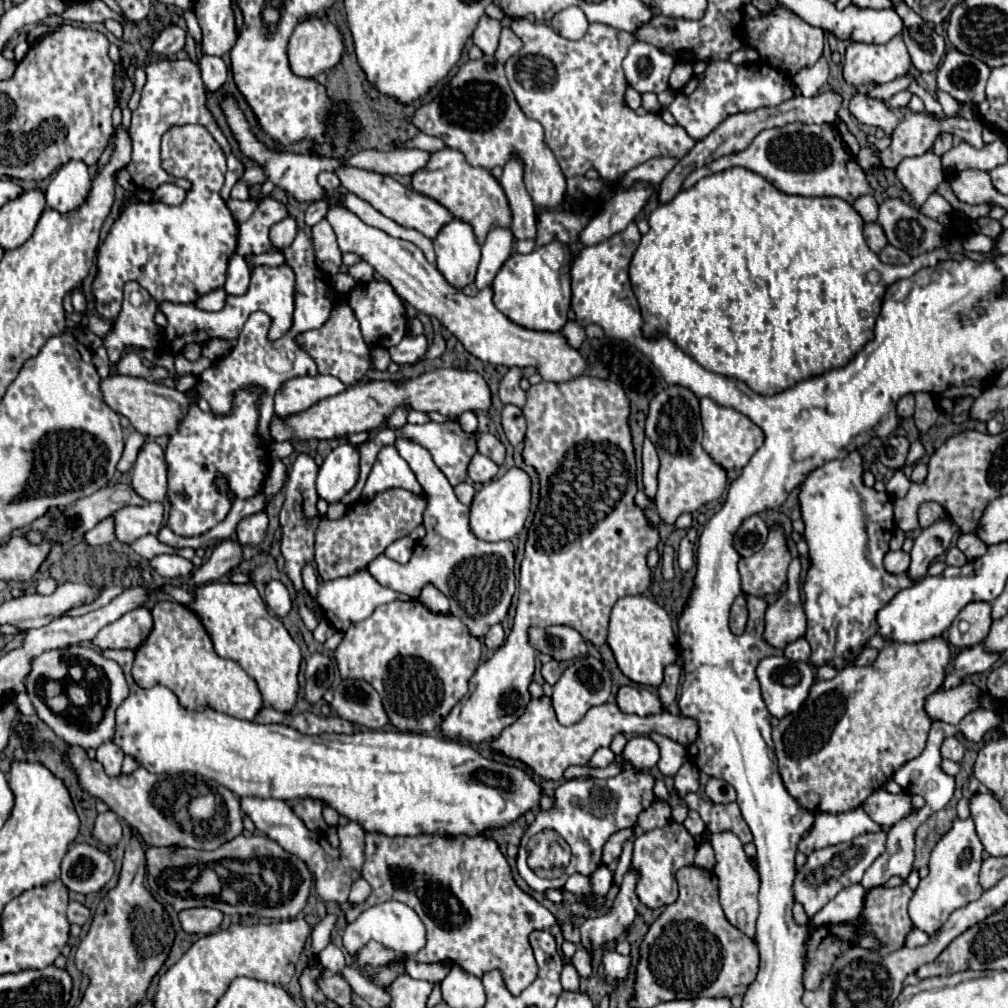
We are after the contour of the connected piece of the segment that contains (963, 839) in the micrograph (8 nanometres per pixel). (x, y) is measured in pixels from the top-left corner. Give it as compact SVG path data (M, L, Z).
M956 819L952 829L938 841L930 855L930 873L926 879L920 881L918 889L914 891L914 897L910 901L908 913L914 923L914 927L926 931L928 935L934 935L950 917L952 911L968 905L970 901L976 901L984 889L980 887L978 873L982 863L982 843L976 835L974 819Z

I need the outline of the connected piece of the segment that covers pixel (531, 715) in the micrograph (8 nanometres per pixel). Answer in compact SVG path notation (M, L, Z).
M544 697L544 699L532 699L526 713L514 725L504 729L500 733L500 737L492 743L492 747L502 751L508 757L524 761L528 767L534 769L534 773L538 773L546 779L558 781L570 765L586 765L592 759L596 749L610 747L610 741L616 733L648 735L652 731L656 731L672 741L678 741L684 747L692 745L698 735L696 719L688 719L684 715L672 715L668 711L664 711L660 715L648 715L648 717L628 715L628 713L620 711L620 707L614 701L608 701L600 707L592 707L580 723L564 727L558 723L554 709L550 705L550 699Z

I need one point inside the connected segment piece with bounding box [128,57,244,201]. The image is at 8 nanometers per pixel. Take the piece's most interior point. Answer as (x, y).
(174, 94)

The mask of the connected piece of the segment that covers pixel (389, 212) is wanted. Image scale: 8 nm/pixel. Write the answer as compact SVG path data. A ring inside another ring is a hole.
M342 167L342 169L336 171L336 175L340 177L342 187L352 191L360 199L366 199L374 209L378 209L382 215L390 217L398 225L402 225L406 229L420 231L430 241L434 241L436 235L440 233L440 227L444 227L444 223L448 223L448 219L452 219L452 215L450 215L450 211L446 207L438 205L430 197L424 197L424 195L412 191L410 187L400 185L392 177L386 177L386 175L380 175L380 173L374 173L374 171L354 169L354 167Z

